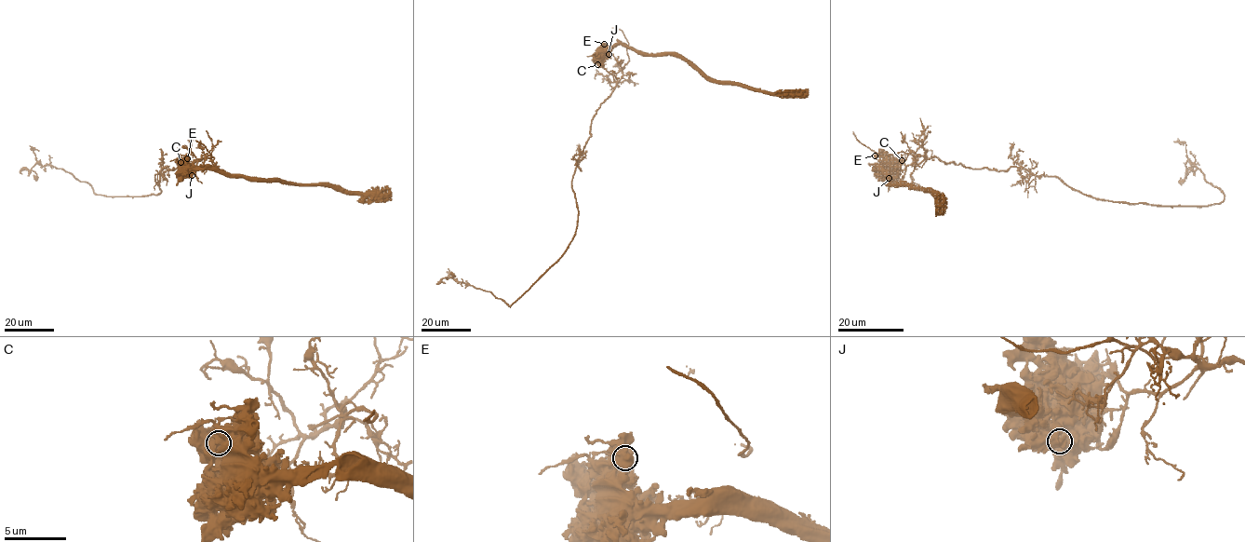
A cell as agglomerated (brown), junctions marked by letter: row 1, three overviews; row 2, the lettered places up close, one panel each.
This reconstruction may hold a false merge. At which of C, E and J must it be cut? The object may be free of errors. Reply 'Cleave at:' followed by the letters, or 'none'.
Cleave at: C

